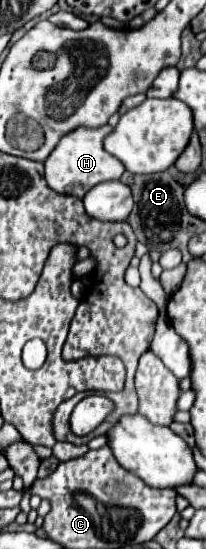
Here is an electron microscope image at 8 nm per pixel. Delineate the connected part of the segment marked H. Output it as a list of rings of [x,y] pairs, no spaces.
[[[102,125],[102,127],[94,127],[94,129],[76,127],[74,131],[64,135],[64,139],[60,139],[58,147],[44,161],[44,179],[50,185],[50,189],[64,193],[64,195],[84,197],[88,193],[88,189],[92,189],[94,185],[112,181],[112,179],[120,179],[120,175],[124,173],[124,165],[116,157],[106,153],[102,147],[102,141],[110,131],[112,131],[110,125]]]

